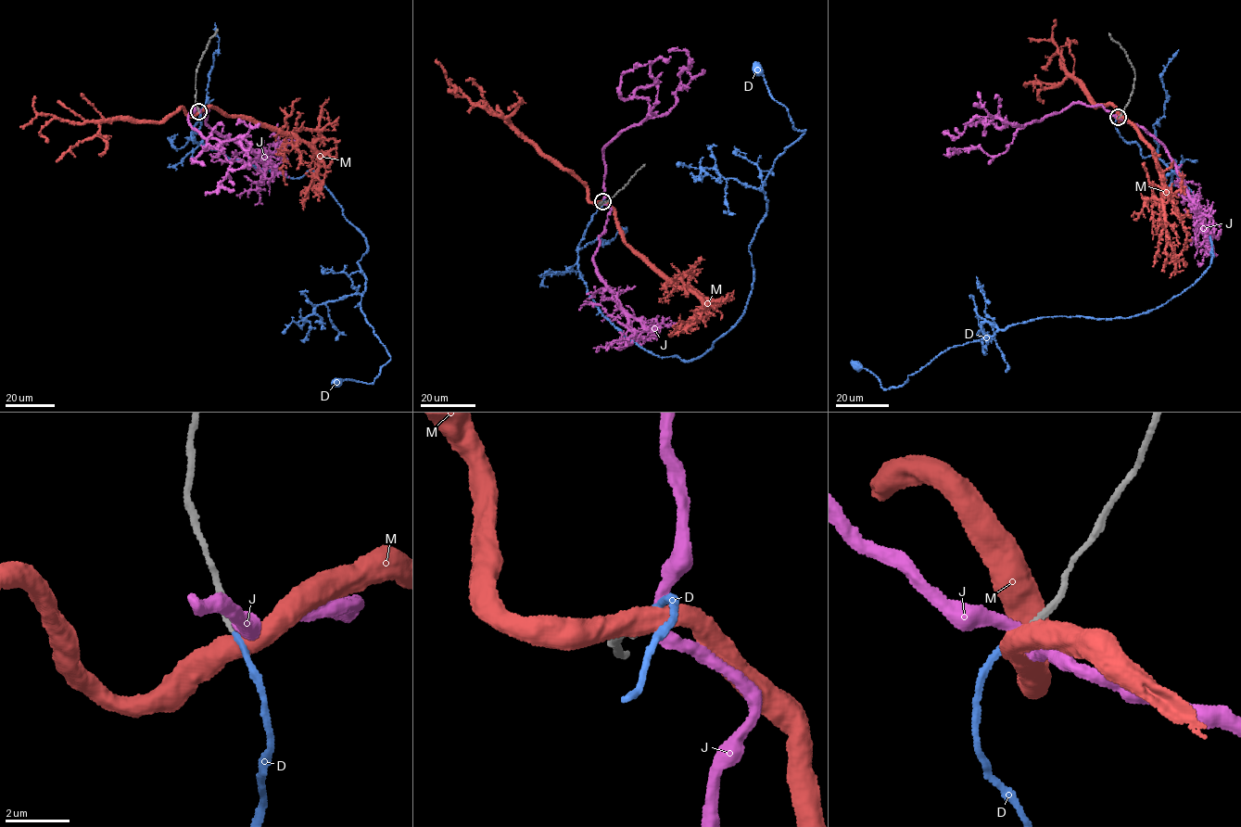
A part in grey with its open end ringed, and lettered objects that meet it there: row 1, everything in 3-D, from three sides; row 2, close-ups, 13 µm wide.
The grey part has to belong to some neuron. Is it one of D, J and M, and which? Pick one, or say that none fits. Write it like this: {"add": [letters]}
{"add": ["D"]}

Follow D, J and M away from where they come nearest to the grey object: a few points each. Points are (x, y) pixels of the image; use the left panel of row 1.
D: (198, 111), (193, 142), (289, 177), (313, 171), (365, 239), (360, 307), (390, 358), (373, 383), (337, 383)
J: (198, 111), (195, 108), (187, 120), (203, 137), (221, 141), (243, 136), (240, 142), (248, 165), (228, 171)
M: (198, 111), (211, 107), (230, 115), (291, 133), (313, 150), (318, 159), (318, 173), (308, 190), (303, 210)

